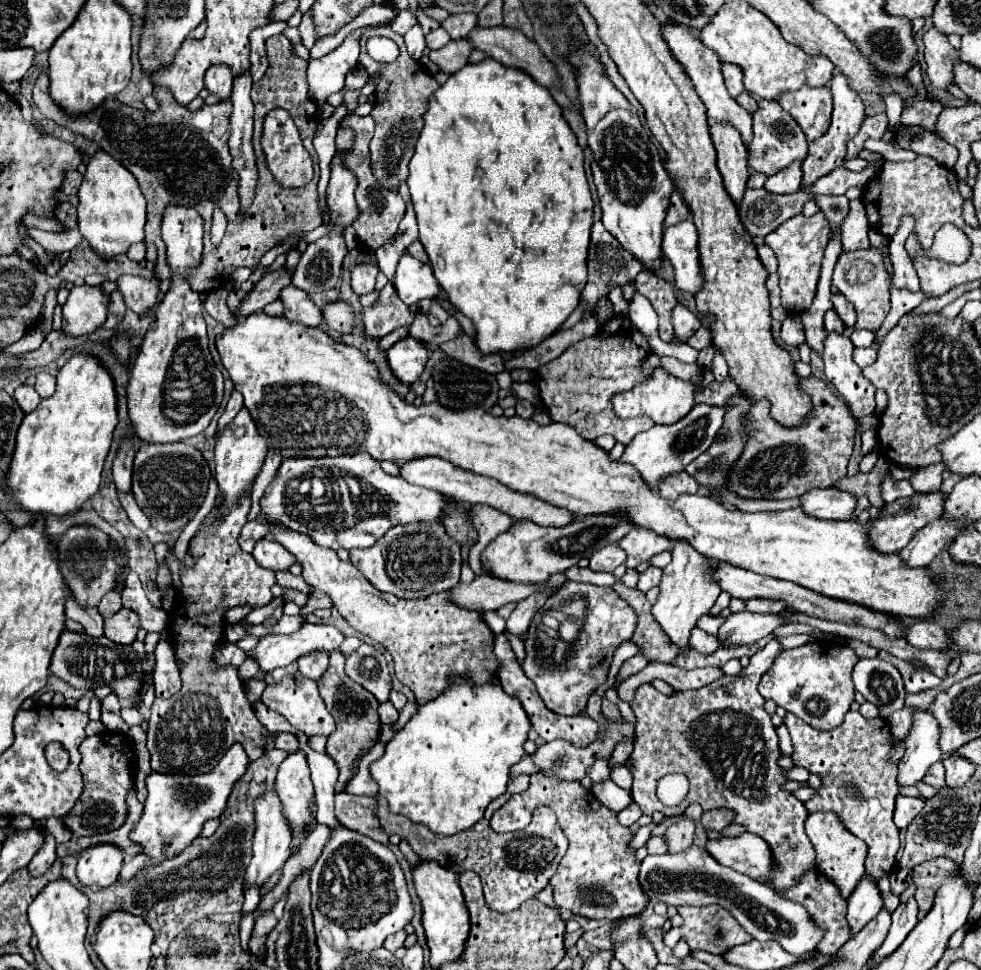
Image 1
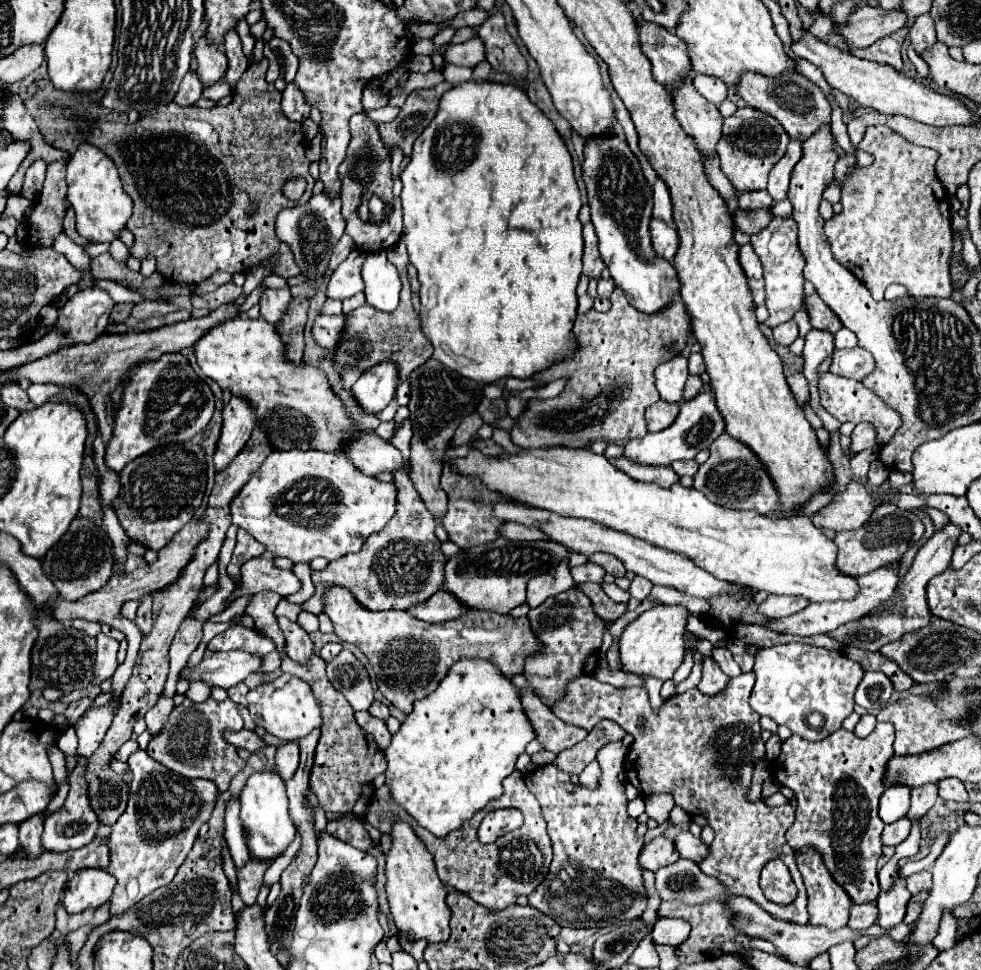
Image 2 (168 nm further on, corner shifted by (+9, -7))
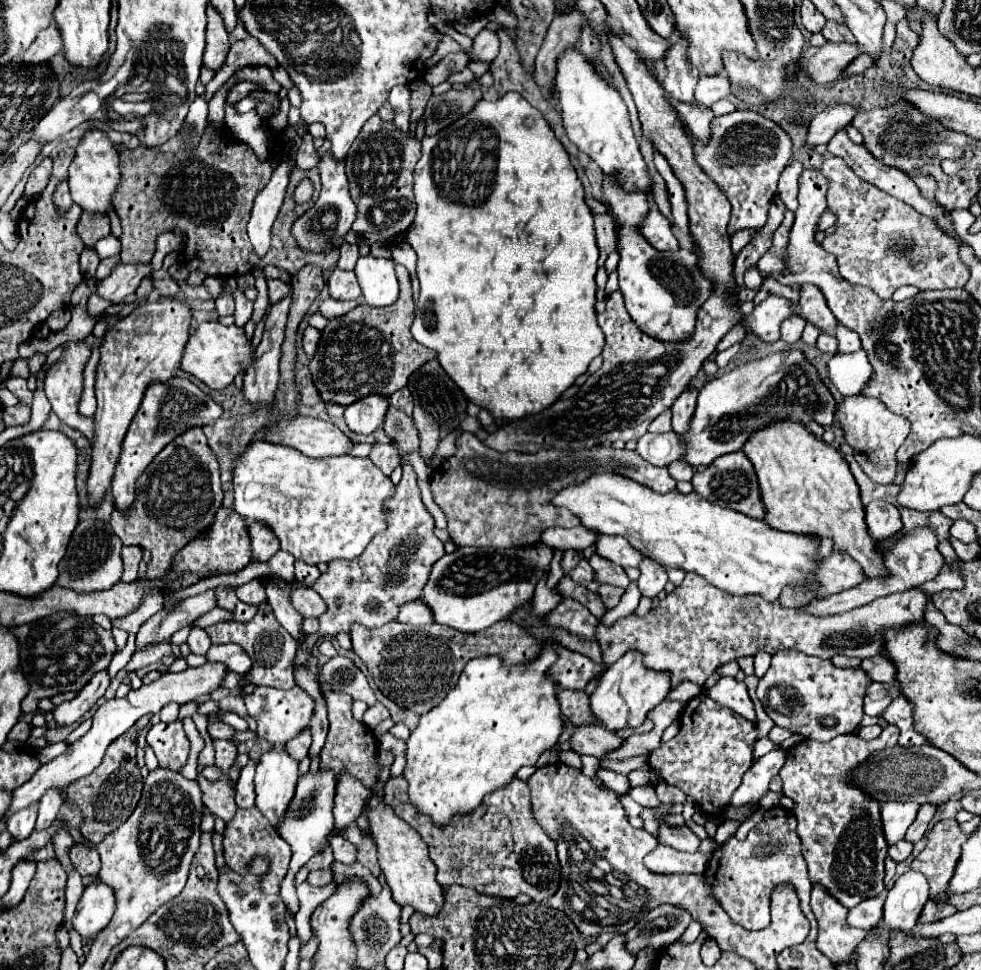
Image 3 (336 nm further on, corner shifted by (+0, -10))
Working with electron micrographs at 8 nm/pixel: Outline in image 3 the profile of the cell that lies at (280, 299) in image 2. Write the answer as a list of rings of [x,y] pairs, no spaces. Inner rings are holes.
[[[270,279],[268,281],[270,303],[276,303],[278,299],[284,299],[288,293],[290,293],[290,285],[286,285],[284,281],[280,281],[280,279]]]

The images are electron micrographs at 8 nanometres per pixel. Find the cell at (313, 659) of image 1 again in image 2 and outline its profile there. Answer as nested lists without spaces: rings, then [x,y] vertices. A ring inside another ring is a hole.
[[[277,618],[277,624],[287,640],[287,656],[295,662],[305,662],[313,654],[313,642],[309,634],[289,618]]]

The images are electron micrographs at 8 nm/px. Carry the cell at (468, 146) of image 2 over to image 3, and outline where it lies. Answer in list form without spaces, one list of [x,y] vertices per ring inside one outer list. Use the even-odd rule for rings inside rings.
[[[510,93],[496,101],[480,99],[470,115],[462,115],[450,127],[422,139],[422,157],[414,171],[414,195],[416,219],[406,233],[408,243],[418,253],[420,279],[420,301],[416,305],[416,319],[412,323],[414,339],[424,347],[438,351],[438,361],[444,371],[456,381],[456,385],[472,403],[492,411],[496,421],[516,421],[524,415],[546,409],[576,381],[576,377],[586,373],[590,361],[598,357],[604,347],[604,333],[598,329],[594,311],[594,275],[598,271],[598,245],[592,225],[594,217],[584,201],[584,187],[570,163],[570,155],[566,153],[564,145],[556,139],[544,115],[536,107],[530,107],[530,103],[526,103],[526,99],[520,95]]]

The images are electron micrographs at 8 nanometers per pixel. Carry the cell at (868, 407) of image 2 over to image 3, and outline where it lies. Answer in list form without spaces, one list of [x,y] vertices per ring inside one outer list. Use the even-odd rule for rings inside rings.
[[[864,395],[842,397],[842,401],[836,407],[836,419],[844,429],[846,443],[854,447],[854,457],[864,469],[864,473],[872,477],[876,483],[892,483],[898,467],[896,451],[904,443],[910,431],[910,423],[906,423],[902,415],[894,415],[880,399]]]

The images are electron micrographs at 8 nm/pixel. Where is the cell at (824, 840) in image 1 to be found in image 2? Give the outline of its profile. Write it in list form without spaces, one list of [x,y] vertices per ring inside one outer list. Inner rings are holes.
[[[803,848],[797,854],[797,866],[803,874],[803,882],[809,896],[809,924],[843,928],[847,926],[851,900],[845,896],[845,890],[829,876],[821,856],[813,848]]]

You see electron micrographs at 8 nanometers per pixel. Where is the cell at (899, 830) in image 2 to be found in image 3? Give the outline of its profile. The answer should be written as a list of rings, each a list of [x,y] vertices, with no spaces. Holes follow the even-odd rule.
[[[902,839],[902,841],[894,843],[894,845],[890,845],[888,855],[890,855],[896,863],[900,863],[900,861],[904,861],[904,859],[912,853],[912,849],[914,849],[914,845],[912,845],[912,843],[906,843],[906,839]]]

